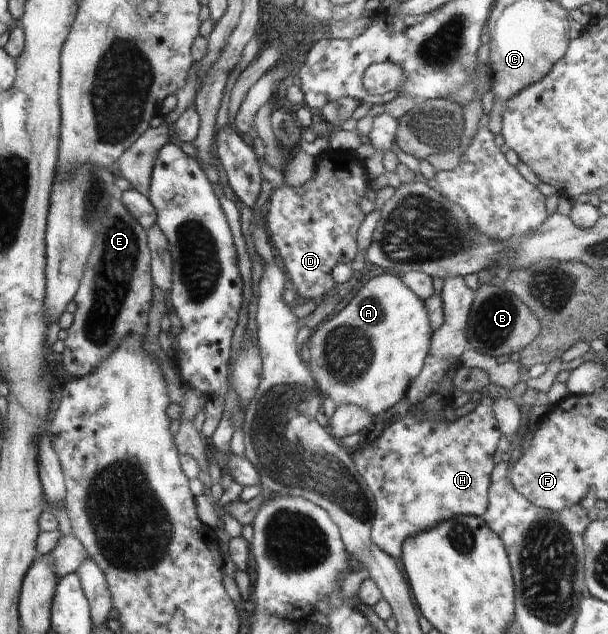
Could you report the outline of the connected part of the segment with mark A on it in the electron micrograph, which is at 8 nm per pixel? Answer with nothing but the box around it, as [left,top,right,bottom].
[307,275,433,416]

